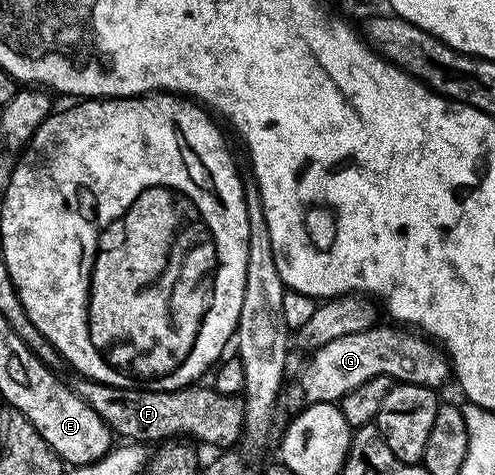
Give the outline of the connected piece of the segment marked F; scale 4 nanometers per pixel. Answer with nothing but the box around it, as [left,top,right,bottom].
[70,376,245,448]

